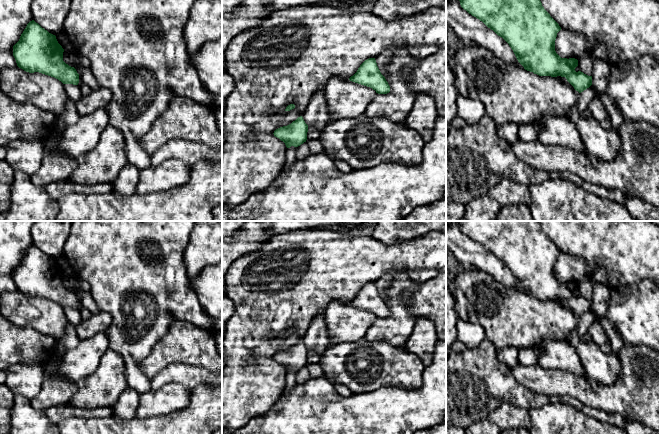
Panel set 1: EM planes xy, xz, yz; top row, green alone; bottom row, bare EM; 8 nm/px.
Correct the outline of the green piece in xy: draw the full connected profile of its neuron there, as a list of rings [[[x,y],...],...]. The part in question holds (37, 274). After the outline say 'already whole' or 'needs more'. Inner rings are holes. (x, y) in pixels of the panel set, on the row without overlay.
[[[34,244],[27,248],[19,265],[13,270],[13,280],[19,292],[54,301],[63,308],[78,309],[79,298],[63,285],[63,276],[56,260]]]; already whole

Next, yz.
[[[459,221],[461,231],[502,261],[525,294],[539,300],[565,301],[579,317],[592,309],[592,300],[576,296],[578,284],[561,282],[555,275],[559,248],[544,233],[538,221]]]; already whole

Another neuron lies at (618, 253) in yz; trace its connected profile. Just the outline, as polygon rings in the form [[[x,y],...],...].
[[[538,221],[561,253],[583,258],[587,276],[606,287],[621,288],[640,280],[659,282],[659,226],[649,221]]]

